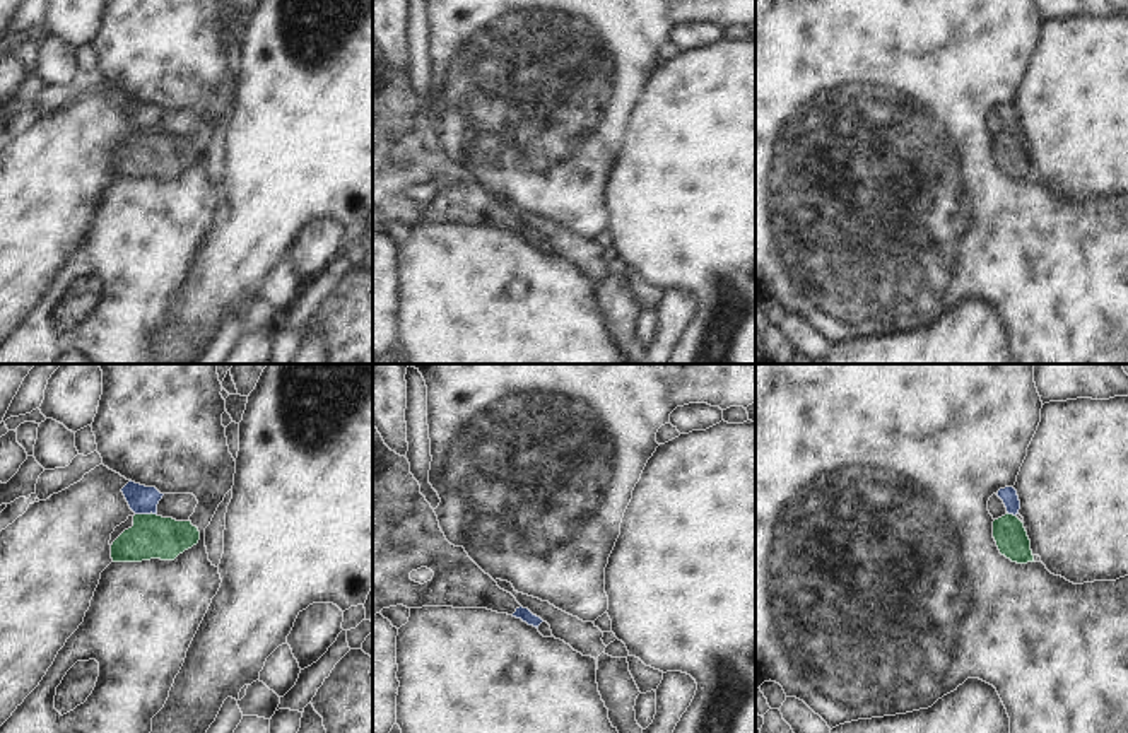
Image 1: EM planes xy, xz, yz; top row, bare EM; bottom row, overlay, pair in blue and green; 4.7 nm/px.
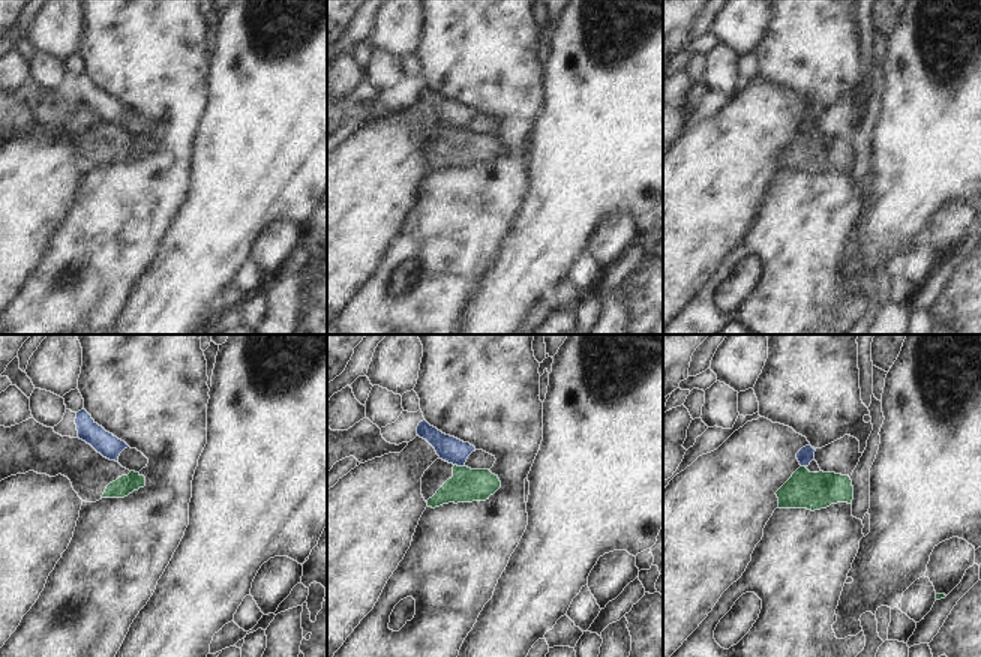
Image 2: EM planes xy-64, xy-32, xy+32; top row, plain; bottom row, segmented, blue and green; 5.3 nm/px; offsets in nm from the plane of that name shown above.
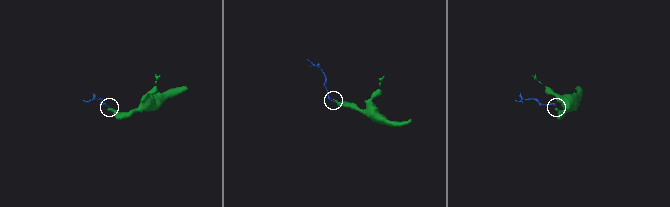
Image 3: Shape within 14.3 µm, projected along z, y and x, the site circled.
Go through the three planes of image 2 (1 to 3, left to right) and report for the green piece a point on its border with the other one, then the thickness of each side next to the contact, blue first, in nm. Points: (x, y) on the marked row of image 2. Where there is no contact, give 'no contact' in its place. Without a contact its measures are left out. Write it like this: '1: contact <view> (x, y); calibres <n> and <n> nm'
1: no contact
2: contact xy-32 (459, 465); calibres 140 and 180 nm
3: contact xy+32 (803, 465); calibres 90 and 200 nm

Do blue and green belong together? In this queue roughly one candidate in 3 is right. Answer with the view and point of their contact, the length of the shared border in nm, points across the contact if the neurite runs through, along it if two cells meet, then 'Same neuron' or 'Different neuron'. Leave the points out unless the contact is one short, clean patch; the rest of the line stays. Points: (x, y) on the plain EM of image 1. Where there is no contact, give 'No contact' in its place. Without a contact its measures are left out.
Touches blue at xy (146, 130). Shared border 100 nm. Boundary: xy (156, 130), (135, 132). Different neuron.

